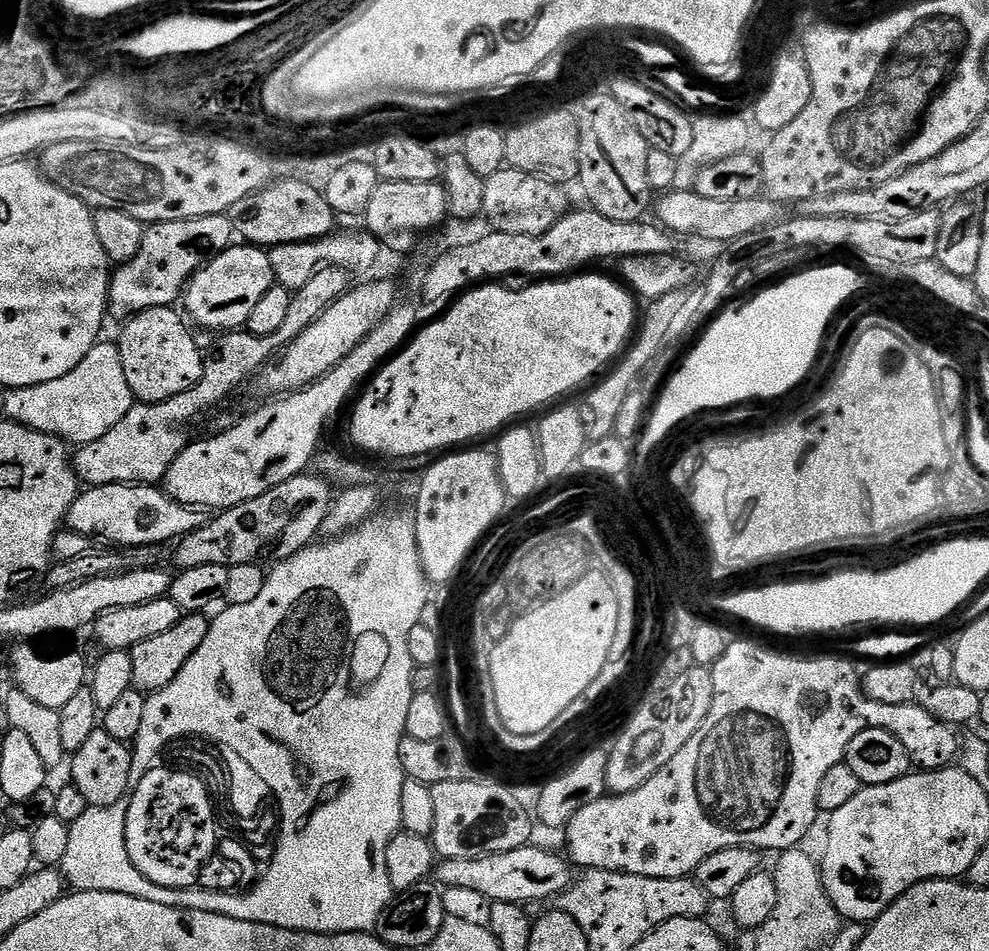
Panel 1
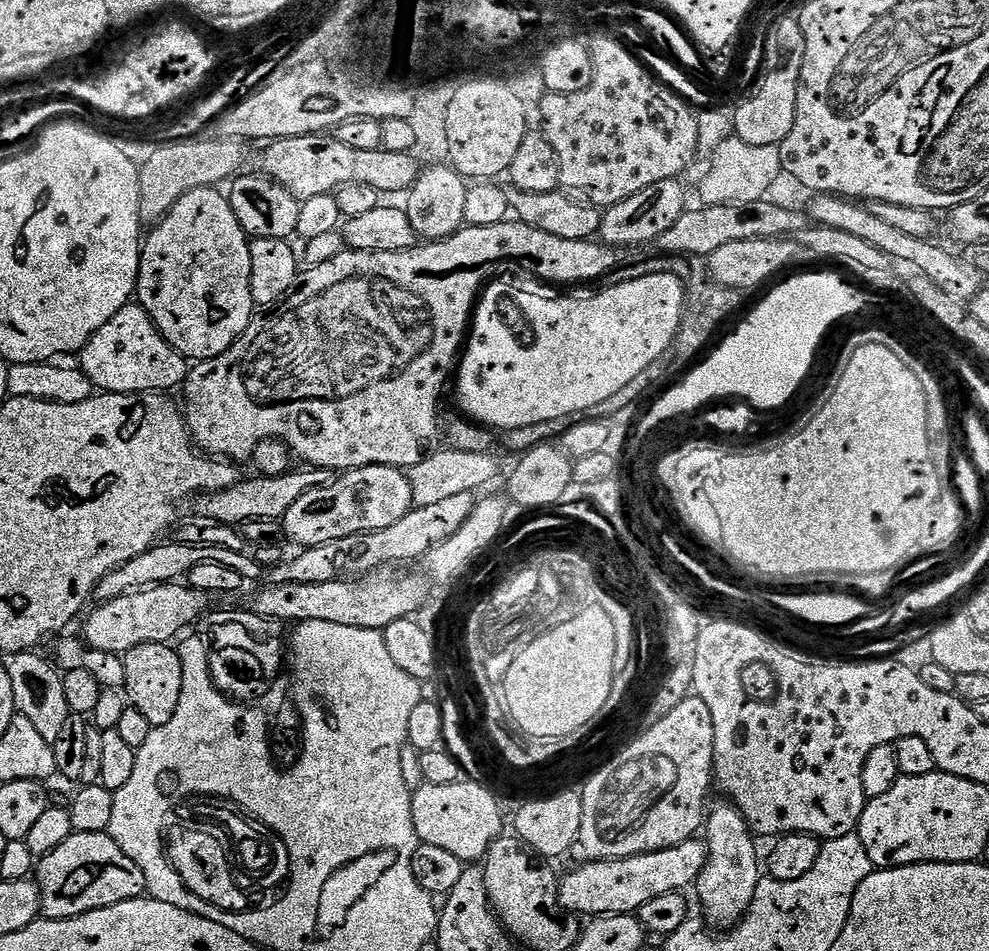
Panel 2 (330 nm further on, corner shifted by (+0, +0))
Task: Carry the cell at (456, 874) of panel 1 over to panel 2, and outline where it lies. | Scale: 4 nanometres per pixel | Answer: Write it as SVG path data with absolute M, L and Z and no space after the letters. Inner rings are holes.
M693 838L678 846L668 847L662 851L644 852L642 855L628 856L622 860L587 861L582 868L572 871L559 883L559 900L564 910L578 916L590 914L595 918L603 915L629 915L639 911L640 907L651 899L661 897L662 894L683 891L686 886L691 887L701 870L708 861L707 843L700 838Z

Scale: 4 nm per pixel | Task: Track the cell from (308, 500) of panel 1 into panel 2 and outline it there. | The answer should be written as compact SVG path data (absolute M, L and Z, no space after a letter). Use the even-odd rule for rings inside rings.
M371 464L337 475L329 484L306 490L306 494L286 510L282 527L285 537L300 544L296 546L301 549L317 548L338 538L350 538L350 534L386 530L386 526L394 526L394 522L413 507L411 482L407 475L389 464Z

